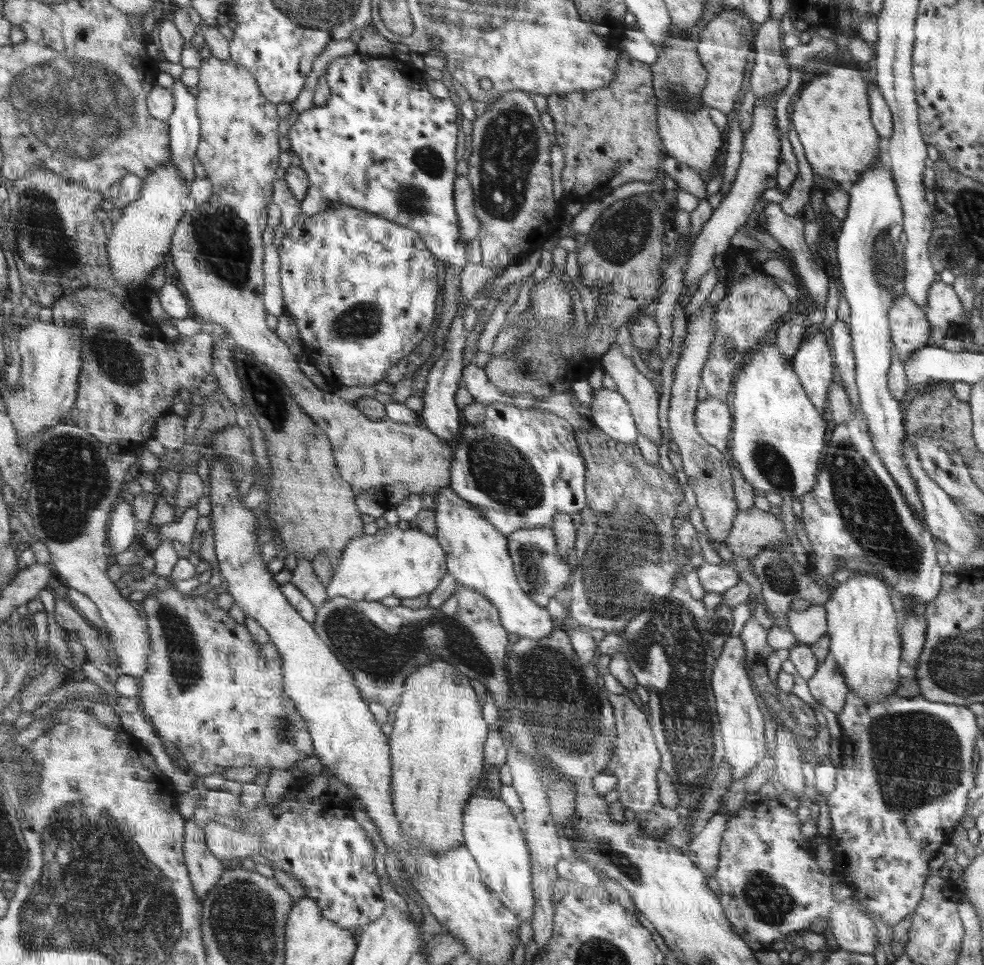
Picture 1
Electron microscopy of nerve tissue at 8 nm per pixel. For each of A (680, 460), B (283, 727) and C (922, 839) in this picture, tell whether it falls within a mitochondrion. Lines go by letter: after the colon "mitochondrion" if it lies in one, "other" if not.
A: other
B: mitochondrion
C: other

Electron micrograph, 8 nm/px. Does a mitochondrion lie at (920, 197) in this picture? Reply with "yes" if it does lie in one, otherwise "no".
no

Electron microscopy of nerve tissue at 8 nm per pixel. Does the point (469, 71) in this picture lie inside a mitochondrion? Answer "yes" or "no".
no

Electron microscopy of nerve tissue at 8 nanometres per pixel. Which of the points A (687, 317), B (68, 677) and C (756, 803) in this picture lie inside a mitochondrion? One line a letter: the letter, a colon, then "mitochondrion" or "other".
A: other
B: other
C: other

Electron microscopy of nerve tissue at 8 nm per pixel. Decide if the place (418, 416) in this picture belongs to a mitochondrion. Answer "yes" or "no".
no

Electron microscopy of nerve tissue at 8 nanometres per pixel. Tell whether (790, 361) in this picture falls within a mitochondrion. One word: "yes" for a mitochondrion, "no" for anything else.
no

